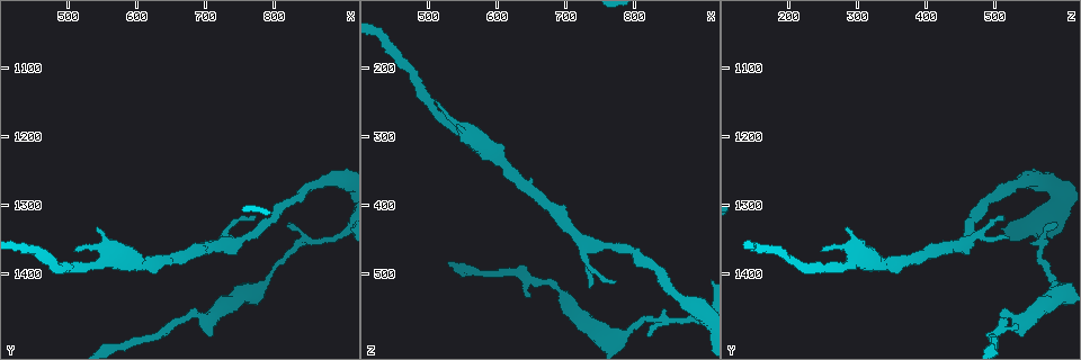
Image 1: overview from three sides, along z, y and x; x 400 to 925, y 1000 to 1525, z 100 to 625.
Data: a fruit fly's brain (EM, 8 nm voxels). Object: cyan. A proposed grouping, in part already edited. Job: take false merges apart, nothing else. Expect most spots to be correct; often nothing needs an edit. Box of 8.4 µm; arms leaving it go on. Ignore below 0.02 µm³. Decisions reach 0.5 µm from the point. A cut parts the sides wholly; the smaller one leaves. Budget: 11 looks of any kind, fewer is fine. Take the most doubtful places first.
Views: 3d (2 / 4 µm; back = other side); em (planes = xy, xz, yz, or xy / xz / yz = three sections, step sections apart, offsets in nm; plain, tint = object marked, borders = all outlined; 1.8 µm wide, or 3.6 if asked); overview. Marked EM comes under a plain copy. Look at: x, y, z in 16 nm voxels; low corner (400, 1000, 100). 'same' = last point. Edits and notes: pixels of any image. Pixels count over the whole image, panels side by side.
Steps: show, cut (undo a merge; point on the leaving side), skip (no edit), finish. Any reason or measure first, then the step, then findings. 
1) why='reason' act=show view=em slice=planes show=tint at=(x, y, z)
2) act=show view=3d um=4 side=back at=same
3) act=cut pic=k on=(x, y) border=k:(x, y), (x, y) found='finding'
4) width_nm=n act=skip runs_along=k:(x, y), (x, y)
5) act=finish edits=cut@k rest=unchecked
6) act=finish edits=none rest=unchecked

why='sudden change in width' act=show view=em slice=xy step=8 show=tint at=(550, 1380, 295)

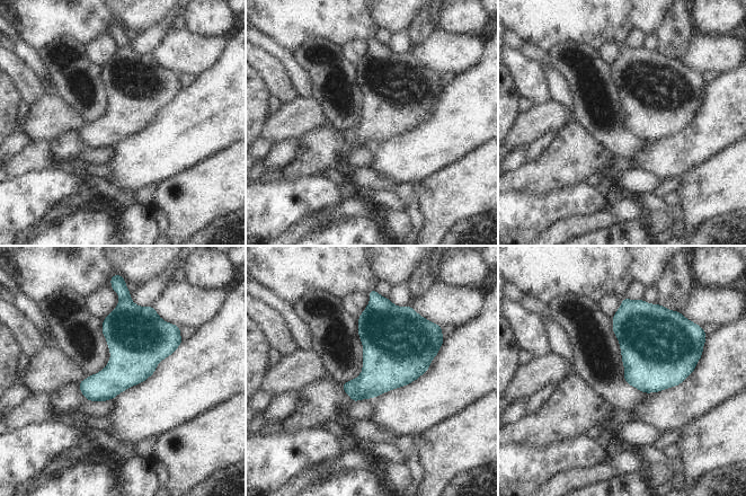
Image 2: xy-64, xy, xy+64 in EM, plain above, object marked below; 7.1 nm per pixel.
width_nm=280 act=skip found='continuous, no second cell'

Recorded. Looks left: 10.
why='a fork' act=show view=em slice=yz step=8 show=tint at=(730, 1360, 455)

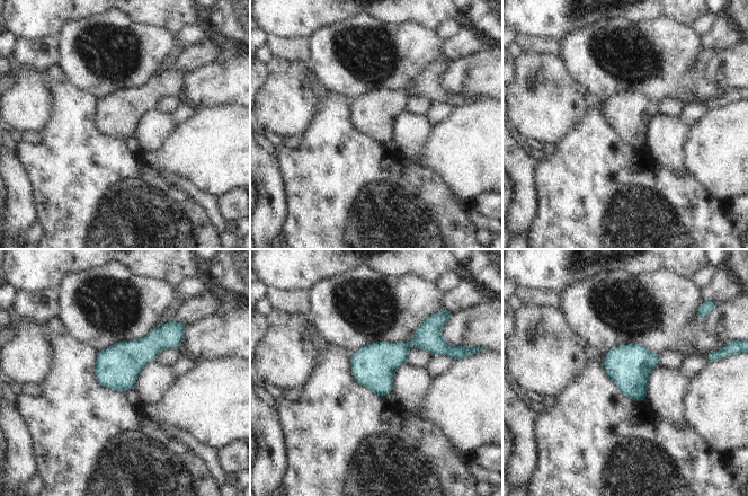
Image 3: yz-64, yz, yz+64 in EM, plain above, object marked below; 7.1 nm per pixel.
why='another direction' act=show view=em slice=planes show=tint at=same

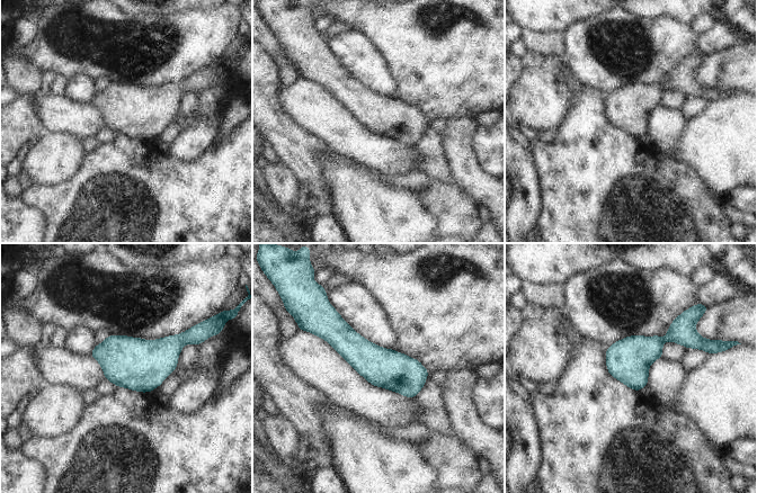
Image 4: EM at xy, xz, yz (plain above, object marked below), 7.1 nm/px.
act=skip runs_along=4:(336, 317), (336, 325), (411, 395) found='one cell here'

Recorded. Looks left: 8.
act=show view=em slice=xz step=16 show=tint at=(700, 1465, 545)

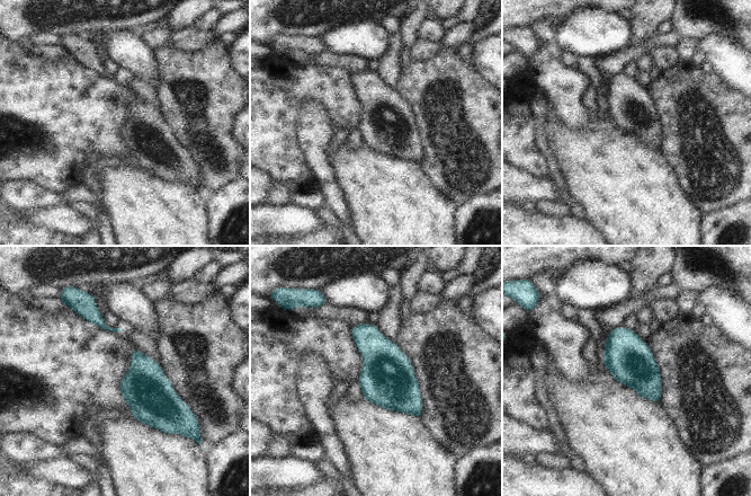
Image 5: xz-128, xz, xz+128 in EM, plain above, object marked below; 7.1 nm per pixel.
act=skip found='all the same cell'

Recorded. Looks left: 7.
why='sudden change in width' act=show view=em slice=planes show=tint at=(875, 1260, 540)

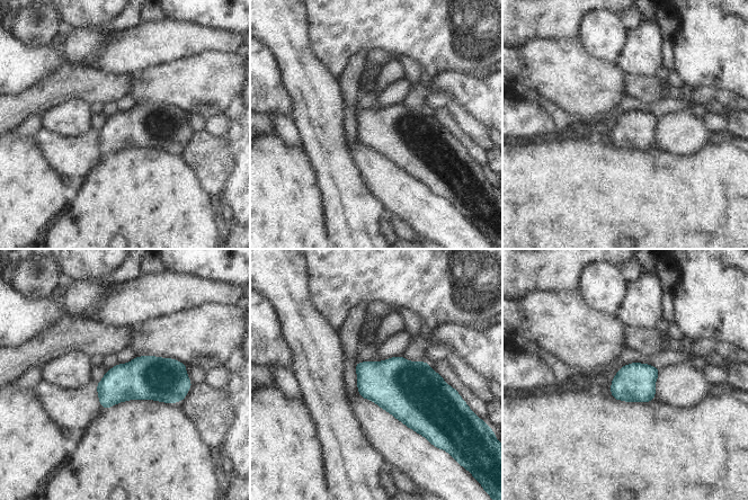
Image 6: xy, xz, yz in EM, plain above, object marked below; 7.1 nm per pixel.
act=skip found='continuous, no second cell'

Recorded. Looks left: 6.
act=finish edits=none rest=unchecked

